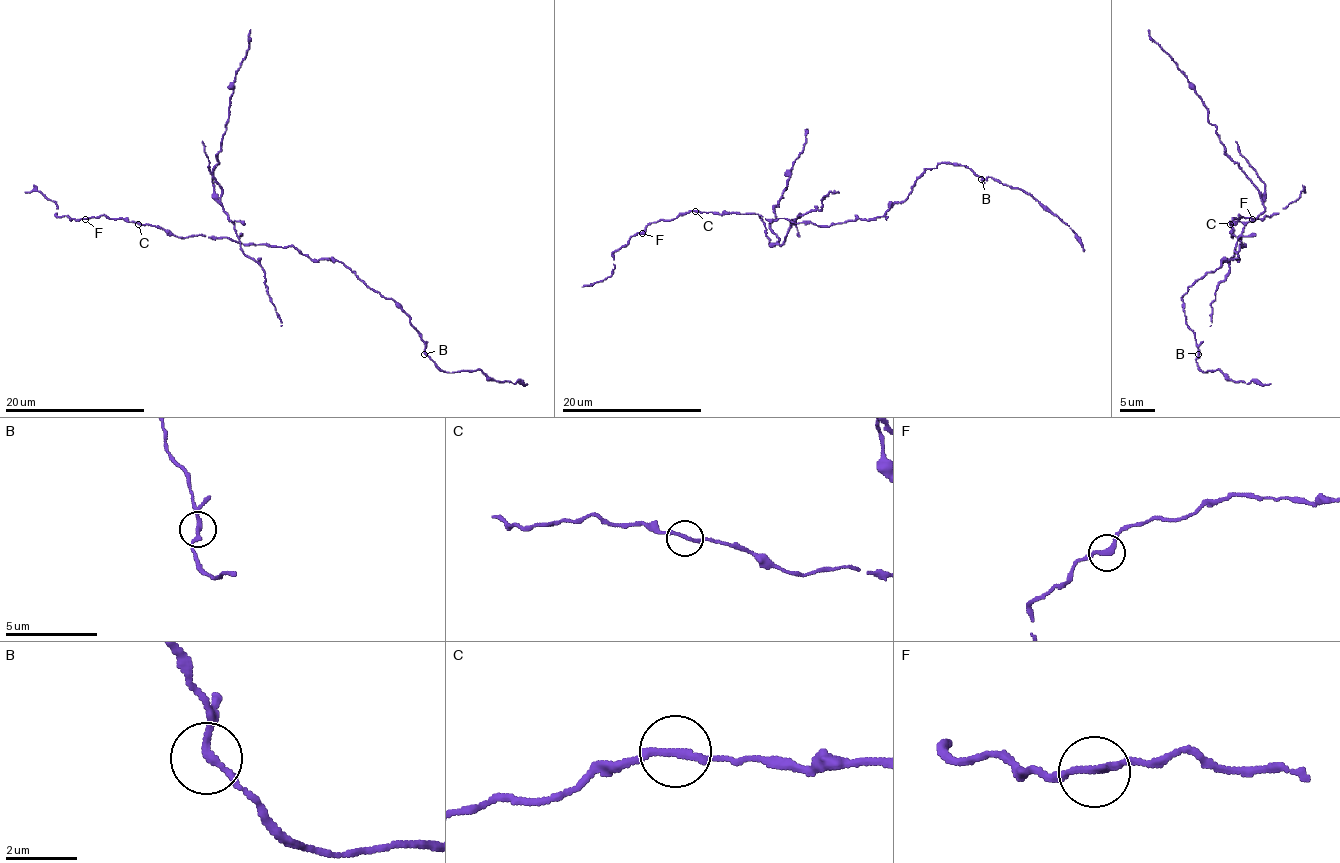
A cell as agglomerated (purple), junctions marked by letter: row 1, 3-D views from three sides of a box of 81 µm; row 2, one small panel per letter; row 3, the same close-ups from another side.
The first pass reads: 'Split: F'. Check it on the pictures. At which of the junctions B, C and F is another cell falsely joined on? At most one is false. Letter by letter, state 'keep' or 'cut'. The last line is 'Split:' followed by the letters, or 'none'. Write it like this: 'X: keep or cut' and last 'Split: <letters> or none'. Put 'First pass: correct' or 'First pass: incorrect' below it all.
B: keep
C: keep
F: keep
Split: none
First pass: incorrect

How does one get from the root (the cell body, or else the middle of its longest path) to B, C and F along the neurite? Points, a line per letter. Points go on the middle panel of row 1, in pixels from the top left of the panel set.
B: (853, 219), (883, 216), (909, 195), (911, 186), (927, 168), (934, 168), (939, 163), (964, 165), (981, 179)
C: (853, 219), (820, 226), (793, 223), (785, 218), (767, 219), (757, 214), (713, 214), (695, 211)
F: (853, 219), (820, 226), (757, 214), (688, 211), (672, 219), (650, 223), (643, 233)

